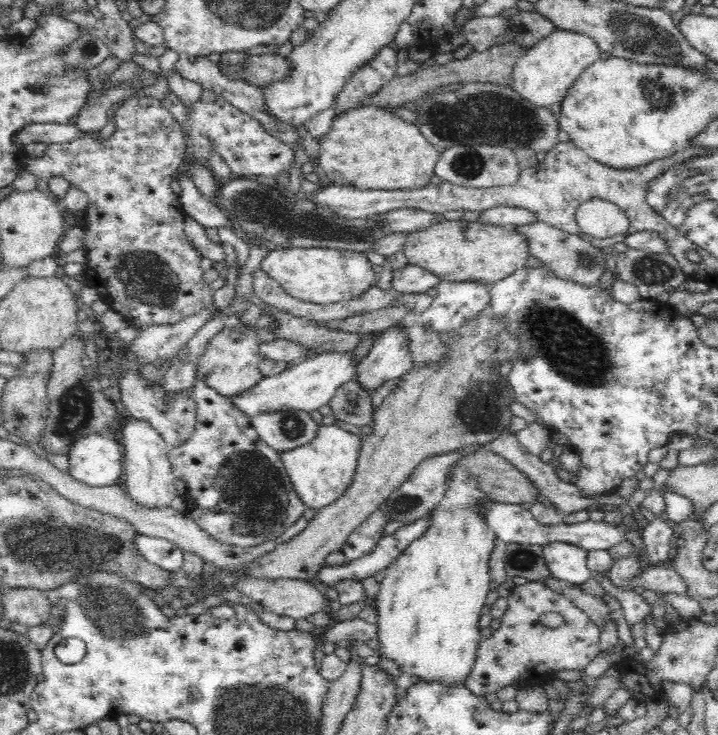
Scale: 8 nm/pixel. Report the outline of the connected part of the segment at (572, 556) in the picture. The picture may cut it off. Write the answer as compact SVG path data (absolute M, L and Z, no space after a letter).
M556 542L542 545L541 558L550 575L564 583L581 585L593 578L586 566L587 551L572 544Z

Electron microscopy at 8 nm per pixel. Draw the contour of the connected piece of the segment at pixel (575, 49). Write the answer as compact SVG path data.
M554 29L552 34L526 50L516 61L512 80L514 89L540 108L561 103L573 80L584 68L594 64L600 54L600 43L592 36L573 30Z

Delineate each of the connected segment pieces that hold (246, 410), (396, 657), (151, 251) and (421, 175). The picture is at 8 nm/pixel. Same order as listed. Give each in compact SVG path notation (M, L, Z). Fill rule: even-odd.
M322 354L314 360L300 360L297 366L288 368L286 372L263 378L252 388L229 397L229 404L250 422L262 414L276 414L276 412L310 414L329 404L337 388L355 375L355 368L354 357L350 354Z
M458 477L455 484L446 492L446 497L436 508L437 520L428 534L408 546L408 550L391 564L385 571L386 577L380 582L381 590L376 596L377 653L384 660L395 664L400 674L413 678L413 682L441 684L445 688L454 688L466 684L472 676L482 634L480 634L480 618L488 600L488 592L492 591L492 576L489 568L489 554L495 536L484 521L480 519L476 504L486 499L480 491L470 487L466 479Z
M146 96L145 98L138 97L124 102L118 108L115 119L117 128L110 137L100 138L102 130L92 129L75 136L72 140L64 141L60 144L49 144L46 146L47 149L44 156L28 157L25 171L37 180L48 180L53 176L60 176L65 178L70 185L80 188L88 195L89 204L85 210L85 222L82 224L83 229L86 231L84 249L87 251L88 259L86 265L87 286L97 288L101 300L106 302L110 308L120 312L122 315L126 315L130 319L134 319L138 323L148 323L149 325L173 323L194 314L198 309L201 309L213 300L213 291L210 290L209 285L202 278L204 271L200 267L201 256L192 247L185 234L187 214L180 204L179 195L175 194L170 187L173 176L185 167L186 135L184 135L182 123L172 115L168 108L163 106L163 102L150 96Z
M368 106L360 111L346 112L333 120L332 130L320 140L319 165L336 185L368 190L424 190L431 184L440 150L390 109Z

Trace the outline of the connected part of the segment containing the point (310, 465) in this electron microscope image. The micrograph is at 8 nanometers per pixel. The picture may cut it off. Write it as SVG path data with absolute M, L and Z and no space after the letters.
M320 424L313 442L281 454L284 469L307 510L318 514L347 494L359 468L362 446L361 437L336 425Z

